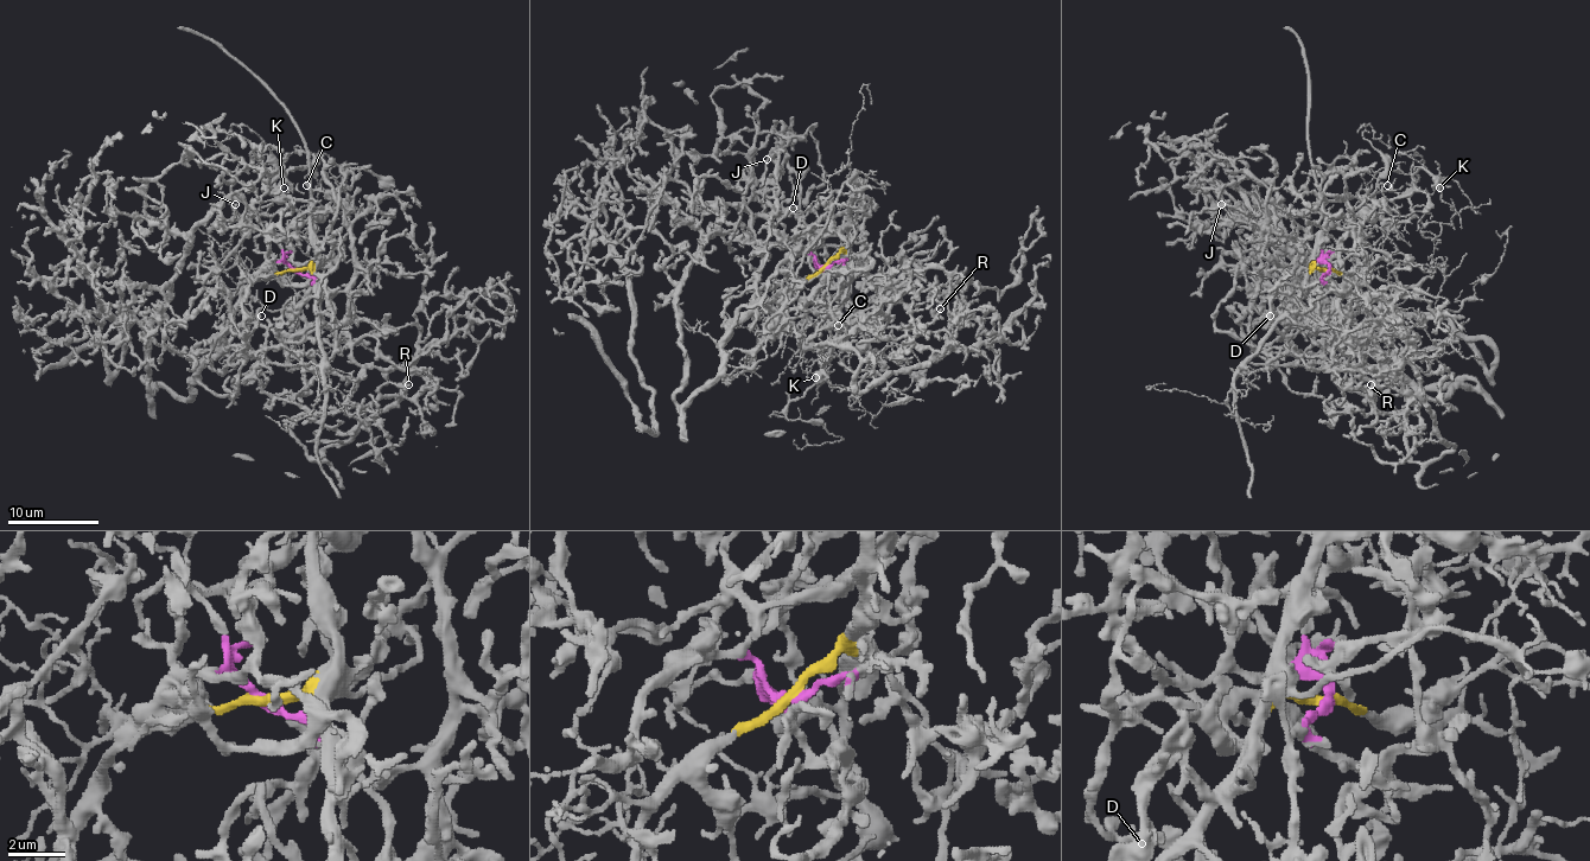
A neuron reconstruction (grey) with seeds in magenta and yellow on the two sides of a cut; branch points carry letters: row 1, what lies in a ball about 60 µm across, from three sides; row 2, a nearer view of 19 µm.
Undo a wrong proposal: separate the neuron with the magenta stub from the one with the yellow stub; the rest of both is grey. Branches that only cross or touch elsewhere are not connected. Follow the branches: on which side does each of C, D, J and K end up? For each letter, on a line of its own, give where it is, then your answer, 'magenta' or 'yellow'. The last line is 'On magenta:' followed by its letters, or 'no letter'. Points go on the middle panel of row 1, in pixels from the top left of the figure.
C: at (838, 325); yellow
D: at (793, 208); magenta
J: at (767, 159); magenta
K: at (815, 377); yellow
On magenta: D, J

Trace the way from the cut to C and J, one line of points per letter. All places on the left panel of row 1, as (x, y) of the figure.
C: (296, 268), (304, 268), (318, 255), (311, 216), (331, 201), (306, 184)
J: (296, 268), (279, 261), (288, 228), (336, 201), (325, 164), (216, 209), (236, 204)

